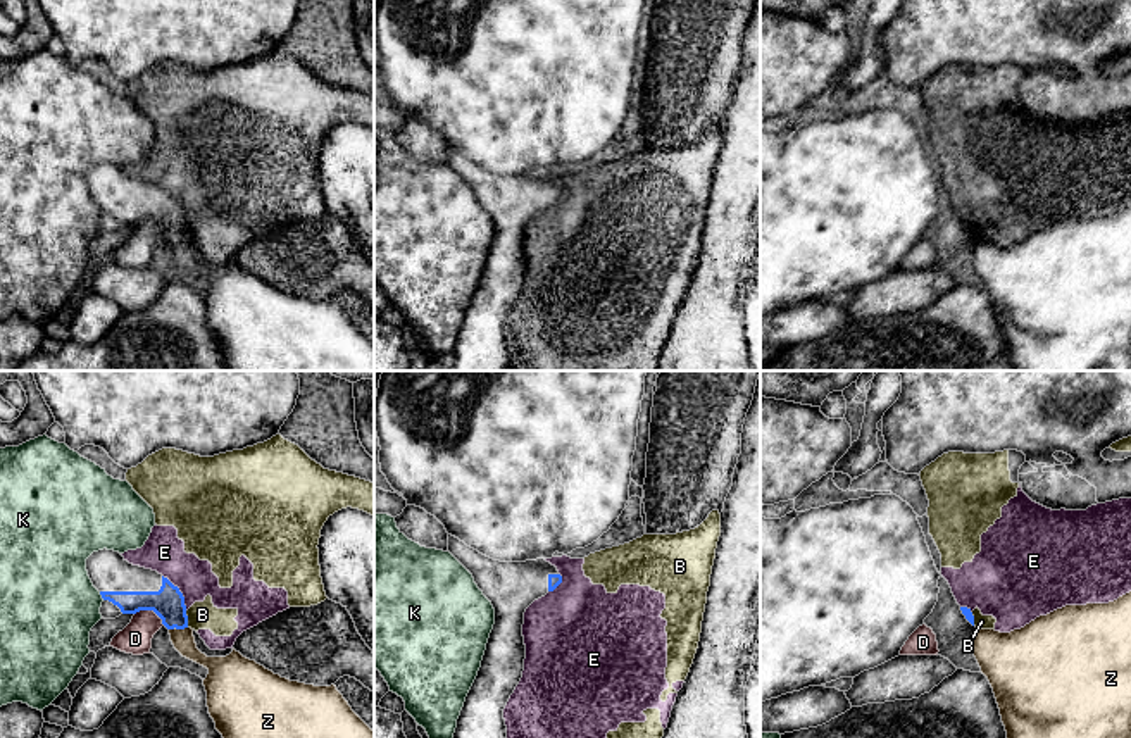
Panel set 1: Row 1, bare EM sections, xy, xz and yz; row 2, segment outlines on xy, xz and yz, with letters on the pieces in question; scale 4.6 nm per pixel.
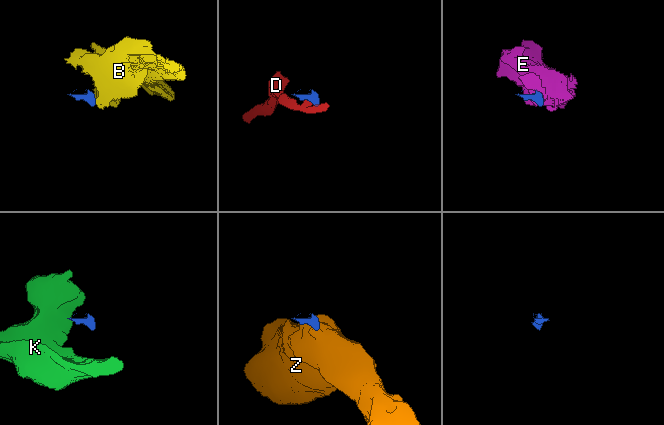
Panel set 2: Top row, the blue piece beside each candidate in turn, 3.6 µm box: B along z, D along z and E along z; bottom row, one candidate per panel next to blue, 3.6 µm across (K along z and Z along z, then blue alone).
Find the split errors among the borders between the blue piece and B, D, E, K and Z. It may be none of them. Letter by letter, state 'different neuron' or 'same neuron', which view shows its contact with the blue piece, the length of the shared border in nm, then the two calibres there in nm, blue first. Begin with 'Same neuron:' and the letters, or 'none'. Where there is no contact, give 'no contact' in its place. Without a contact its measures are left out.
Same neuron: none
B: different neuron; contact in xy; length 80 nm; calibres 150 and 130 nm
D: different neuron; contact in xy; length 160 nm; calibres 150 and 150 nm
E: different neuron; contact in xy; length 200 nm; calibres 150 and 190 nm
K: different neuron; contact in xy; length 50 nm; calibres 110 and 460 nm
Z: different neuron; contact in xy; length 90 nm; calibres 150 and 110 nm

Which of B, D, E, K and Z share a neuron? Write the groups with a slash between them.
B E / D / K / Z

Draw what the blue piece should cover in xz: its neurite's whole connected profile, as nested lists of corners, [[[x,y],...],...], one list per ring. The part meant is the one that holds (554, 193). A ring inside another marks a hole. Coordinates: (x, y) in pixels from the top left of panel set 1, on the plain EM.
[[[452,148],[448,166],[472,188],[491,216],[495,238],[447,371],[512,371],[503,322],[524,285],[524,226],[534,214],[553,205],[562,190],[545,172],[493,174]]]

